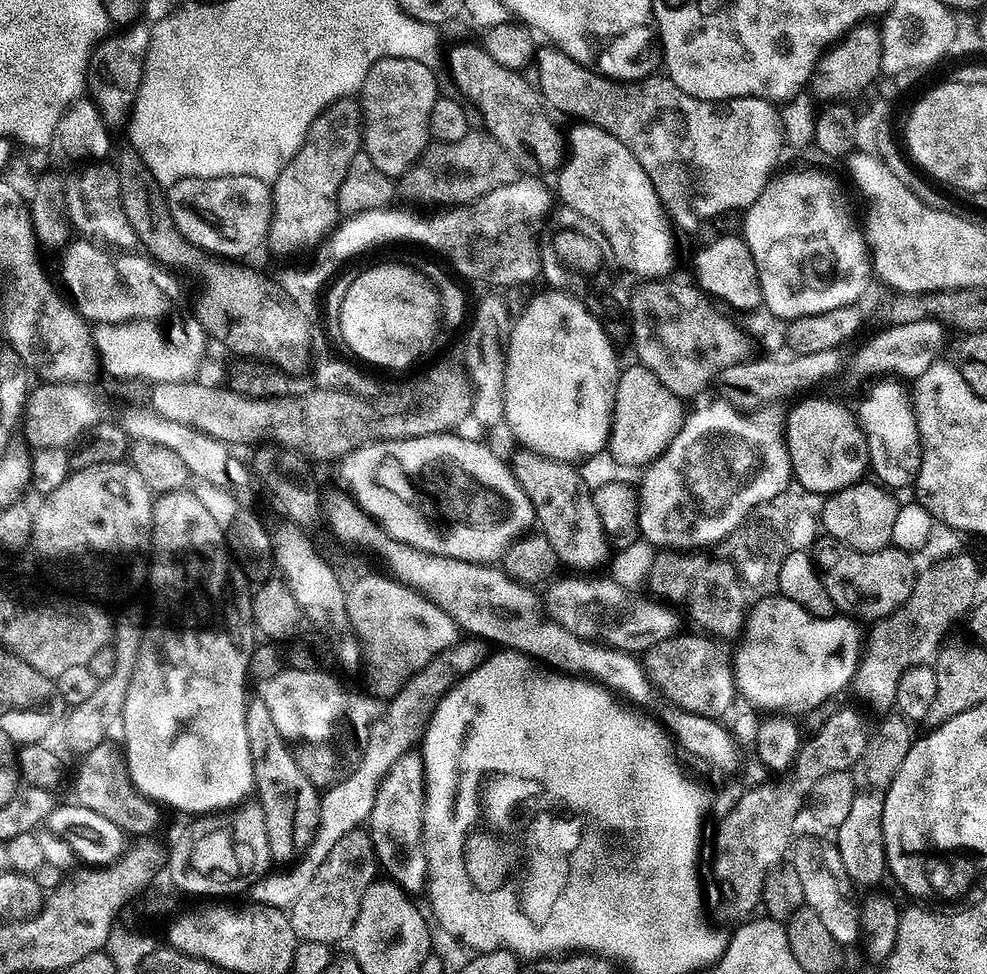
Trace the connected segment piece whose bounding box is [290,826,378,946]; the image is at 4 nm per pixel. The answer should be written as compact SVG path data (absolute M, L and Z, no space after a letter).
M361 826L350 830L350 834L342 834L340 841L334 842L330 854L326 854L326 862L318 866L302 898L291 906L290 919L296 937L333 946L339 945L339 940L340 943L347 941L354 918L358 918L362 894L366 894L368 887L377 879L376 872L378 876L374 842L367 827Z

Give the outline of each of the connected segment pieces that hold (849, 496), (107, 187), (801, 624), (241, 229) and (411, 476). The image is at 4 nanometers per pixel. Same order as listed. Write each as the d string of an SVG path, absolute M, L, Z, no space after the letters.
M879 483L851 484L827 497L820 511L823 531L831 539L859 552L877 552L889 547L894 534L894 518L898 518L901 505L891 496L887 487Z
M88 162L64 181L68 220L81 237L112 250L132 250L137 247L134 227L123 209L123 194L119 188L117 169L108 162Z
M764 594L757 600L760 601L751 605L744 625L742 648L734 658L736 690L741 697L745 696L756 708L769 708L772 714L796 714L792 712L812 712L822 707L831 696L851 685L862 659L862 632L860 636L855 619L844 614L818 618L779 594Z
M215 176L214 178L182 178L167 185L166 197L174 226L192 244L193 249L217 252L220 256L244 256L267 241L272 221L272 189L269 181L249 176Z
M451 431L434 433L424 437L412 437L405 440L375 440L369 444L363 444L359 448L353 449L339 461L340 476L344 479L346 487L352 491L355 507L364 512L372 521L379 525L380 531L385 532L389 539L396 540L399 544L413 548L414 550L434 554L435 556L445 556L446 558L458 558L471 564L491 565L499 561L506 549L512 545L512 541L517 536L525 533L533 527L536 515L532 509L532 503L514 478L512 469L496 452L491 452L487 448L484 440L467 441L466 438L458 438Z

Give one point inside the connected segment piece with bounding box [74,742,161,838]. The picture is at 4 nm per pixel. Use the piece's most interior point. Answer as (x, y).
(102, 784)

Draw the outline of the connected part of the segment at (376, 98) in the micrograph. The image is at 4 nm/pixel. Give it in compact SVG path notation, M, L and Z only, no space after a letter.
M382 58L370 66L358 93L360 110L364 113L362 150L382 174L393 178L405 176L427 150L430 110L438 95L436 74L410 58Z

